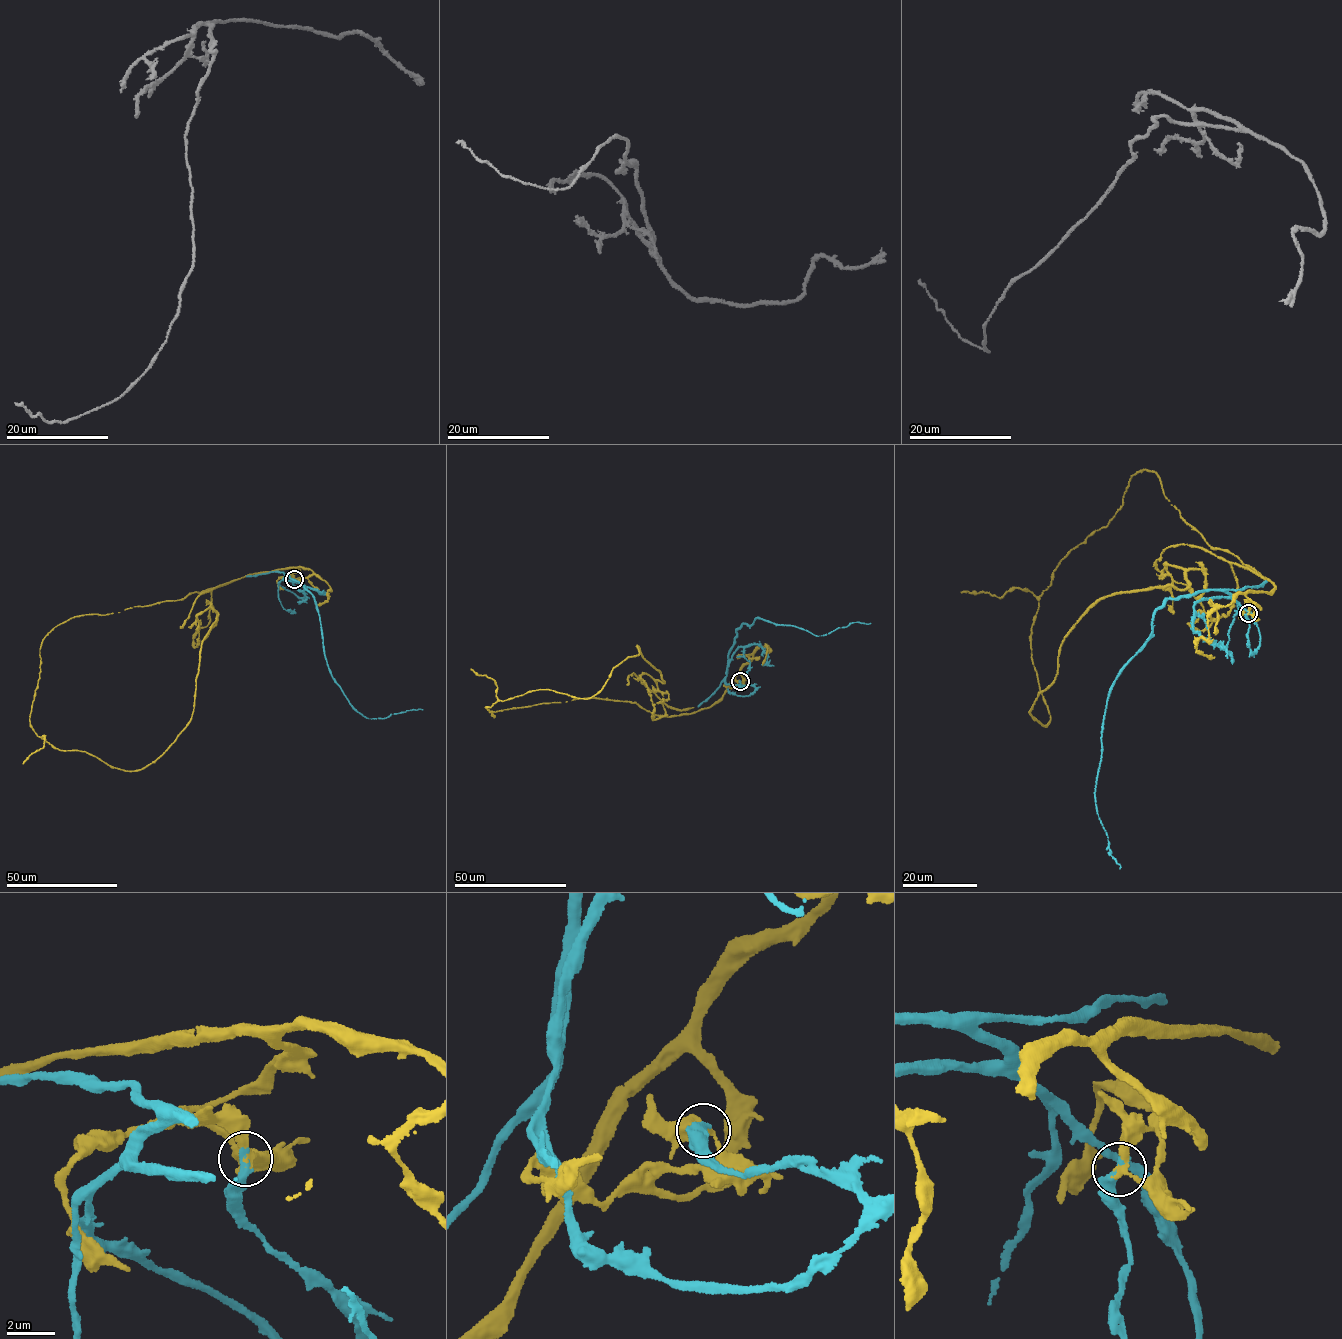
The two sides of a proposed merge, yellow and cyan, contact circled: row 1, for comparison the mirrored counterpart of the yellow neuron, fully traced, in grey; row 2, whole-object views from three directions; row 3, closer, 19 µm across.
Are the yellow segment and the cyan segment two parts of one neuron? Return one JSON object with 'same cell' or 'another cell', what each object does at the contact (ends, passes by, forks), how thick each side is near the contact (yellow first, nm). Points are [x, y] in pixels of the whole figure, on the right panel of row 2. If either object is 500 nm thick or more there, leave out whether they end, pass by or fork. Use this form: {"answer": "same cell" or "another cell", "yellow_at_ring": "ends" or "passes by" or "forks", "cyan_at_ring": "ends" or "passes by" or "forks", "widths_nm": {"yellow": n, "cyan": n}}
{"answer": "same cell", "yellow_at_ring": "passes by", "cyan_at_ring": "ends", "widths_nm": {"yellow": 280, "cyan": 400}}

